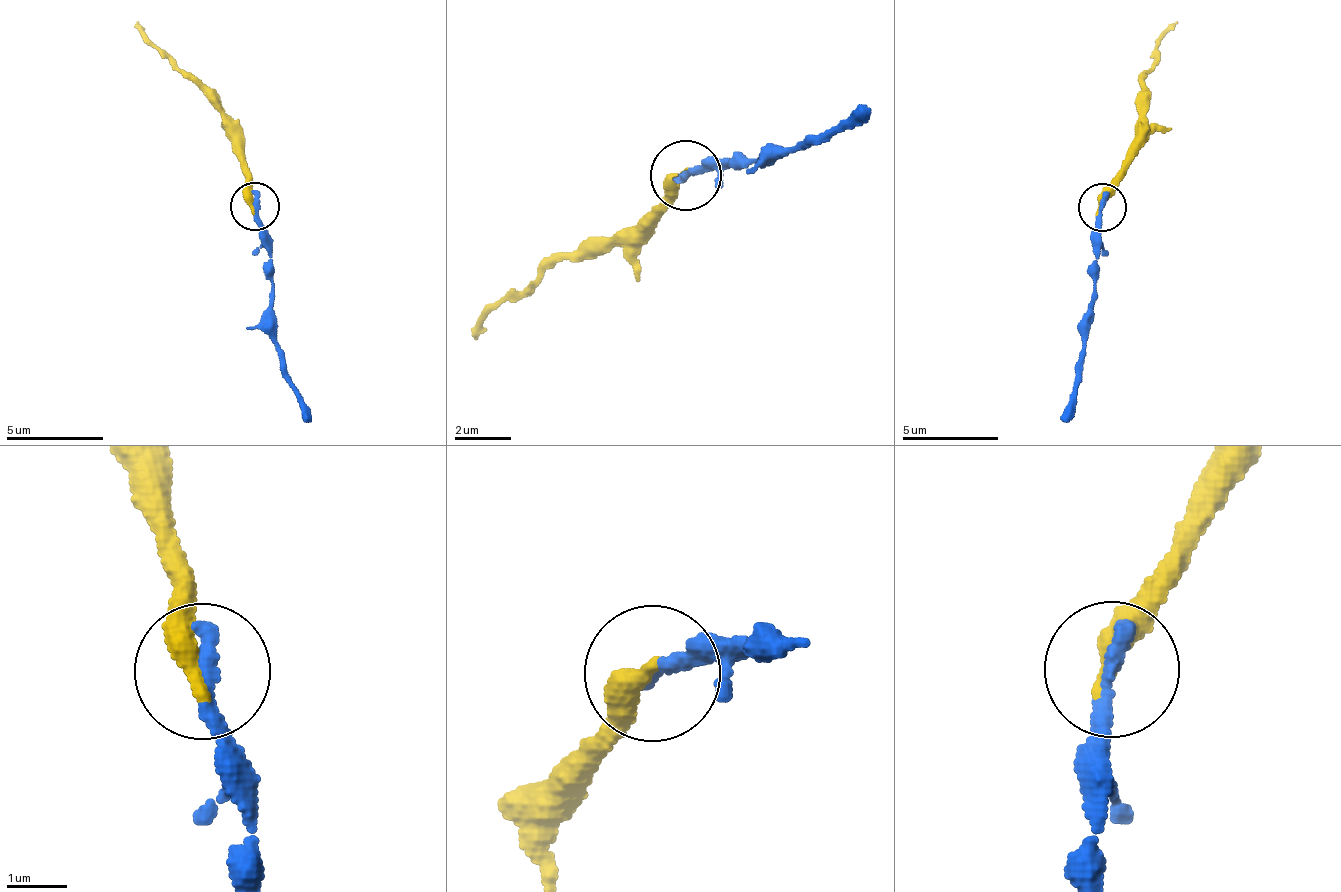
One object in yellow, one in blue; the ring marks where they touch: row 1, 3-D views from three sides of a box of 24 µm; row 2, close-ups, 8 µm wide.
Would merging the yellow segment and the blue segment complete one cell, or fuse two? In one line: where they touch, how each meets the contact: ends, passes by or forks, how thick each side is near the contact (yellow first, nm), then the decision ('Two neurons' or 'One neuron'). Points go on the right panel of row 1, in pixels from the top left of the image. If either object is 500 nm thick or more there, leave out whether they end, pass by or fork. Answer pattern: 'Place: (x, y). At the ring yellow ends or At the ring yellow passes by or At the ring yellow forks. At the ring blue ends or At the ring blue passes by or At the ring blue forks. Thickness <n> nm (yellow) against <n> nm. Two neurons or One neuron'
Place: (1102, 207). At the ring yellow ends. At the ring blue ends. Thickness 440 nm (yellow) against 340 nm. One neuron

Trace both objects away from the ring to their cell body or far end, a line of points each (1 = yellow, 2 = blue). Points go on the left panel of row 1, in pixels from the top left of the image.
1: (252, 207), (234, 137), (221, 103), (143, 38), (136, 23)
2: (256, 207), (282, 378), (313, 423)

